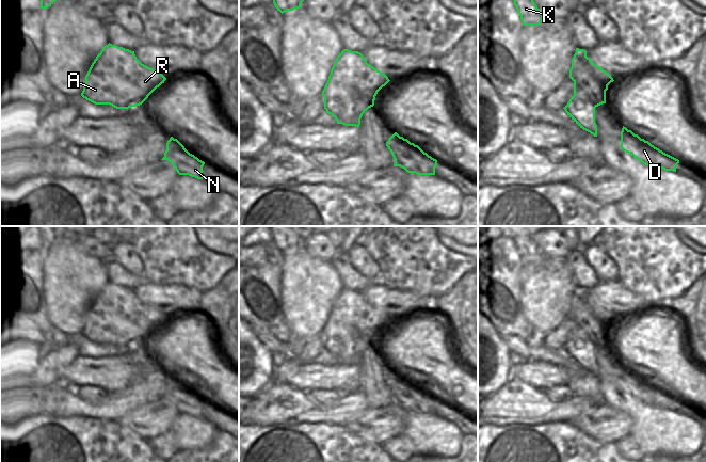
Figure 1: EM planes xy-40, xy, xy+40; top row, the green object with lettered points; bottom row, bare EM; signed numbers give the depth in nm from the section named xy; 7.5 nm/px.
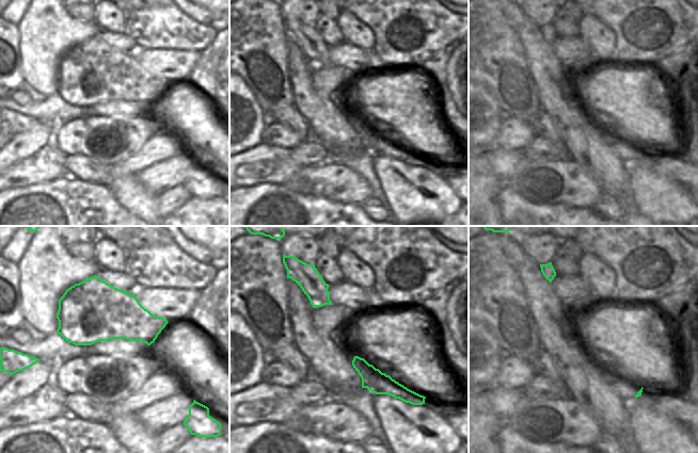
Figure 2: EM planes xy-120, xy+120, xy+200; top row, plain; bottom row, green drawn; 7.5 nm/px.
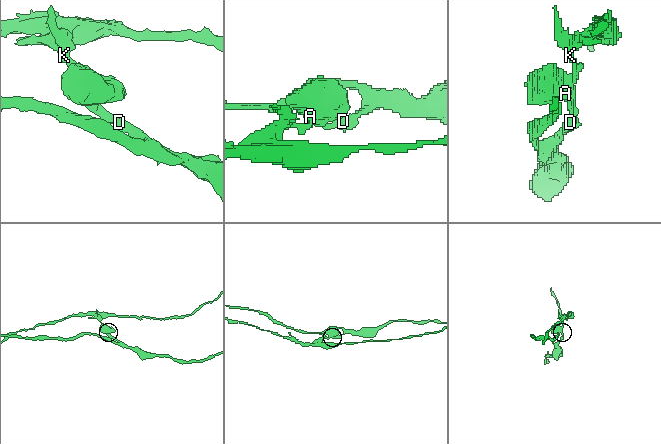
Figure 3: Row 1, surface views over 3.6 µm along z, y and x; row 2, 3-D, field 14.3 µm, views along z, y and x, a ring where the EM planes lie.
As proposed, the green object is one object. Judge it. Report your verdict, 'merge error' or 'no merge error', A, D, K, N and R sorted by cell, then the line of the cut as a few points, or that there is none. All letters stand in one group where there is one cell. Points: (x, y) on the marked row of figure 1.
merge error; A D N R / K; cut in xy+40 along (574, 80), (592, 97), (594, 104), (599, 105)

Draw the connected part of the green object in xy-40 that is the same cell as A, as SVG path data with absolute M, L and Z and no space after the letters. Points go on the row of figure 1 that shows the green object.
M109 43L92 63L81 96L95 105L110 105L128 110L142 105L165 80L161 73L142 64L134 51Z

